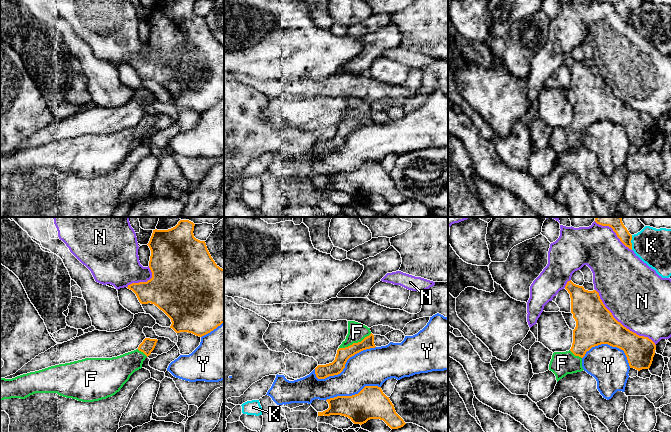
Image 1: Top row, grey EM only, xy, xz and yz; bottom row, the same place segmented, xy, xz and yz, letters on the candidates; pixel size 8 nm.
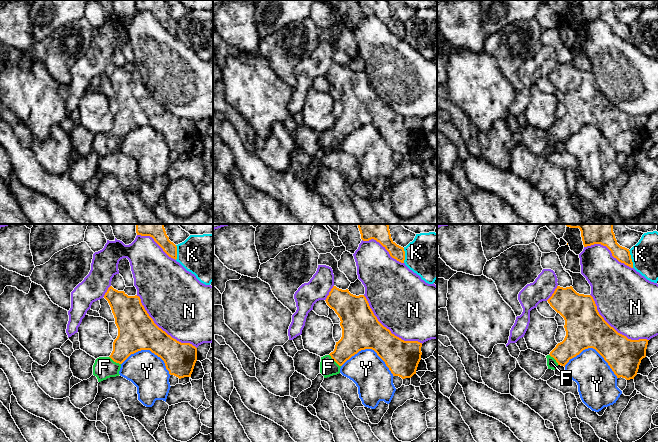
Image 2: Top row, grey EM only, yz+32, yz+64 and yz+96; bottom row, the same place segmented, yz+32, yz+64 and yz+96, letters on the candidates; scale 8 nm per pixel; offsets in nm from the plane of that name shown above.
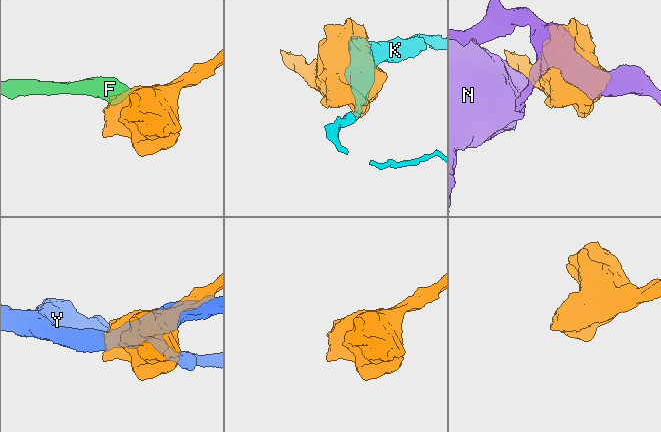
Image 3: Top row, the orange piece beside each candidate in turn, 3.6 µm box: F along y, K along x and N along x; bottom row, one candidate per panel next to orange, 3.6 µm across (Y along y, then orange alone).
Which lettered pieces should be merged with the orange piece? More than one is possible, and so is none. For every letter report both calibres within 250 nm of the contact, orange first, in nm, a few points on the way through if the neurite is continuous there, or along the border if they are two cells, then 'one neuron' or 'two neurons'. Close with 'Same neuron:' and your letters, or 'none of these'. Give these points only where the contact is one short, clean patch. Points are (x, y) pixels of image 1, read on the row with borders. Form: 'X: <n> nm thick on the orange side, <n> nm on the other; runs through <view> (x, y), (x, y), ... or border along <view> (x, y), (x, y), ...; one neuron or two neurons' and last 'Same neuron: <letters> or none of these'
F: 110 nm thick on the orange side, 150 nm on the other; runs through xz (336, 367), (342, 355), (354, 343), (357, 332); one neuron
K: 140 nm thick on the orange side, 280 nm on the other; two neurons
N: 320 nm thick on the orange side, 480 nm on the other; two neurons
Y: 110 nm thick on the orange side, 300 nm on the other; two neurons
Same neuron: F

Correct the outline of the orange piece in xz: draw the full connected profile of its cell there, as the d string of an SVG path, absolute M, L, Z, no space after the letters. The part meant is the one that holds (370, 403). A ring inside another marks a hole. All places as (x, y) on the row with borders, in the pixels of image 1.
M365 386L358 394L337 396L326 401L329 408L318 412L318 416L341 415L360 425L370 419L380 419L391 429L398 429L406 424L396 413L389 397L378 386Z

